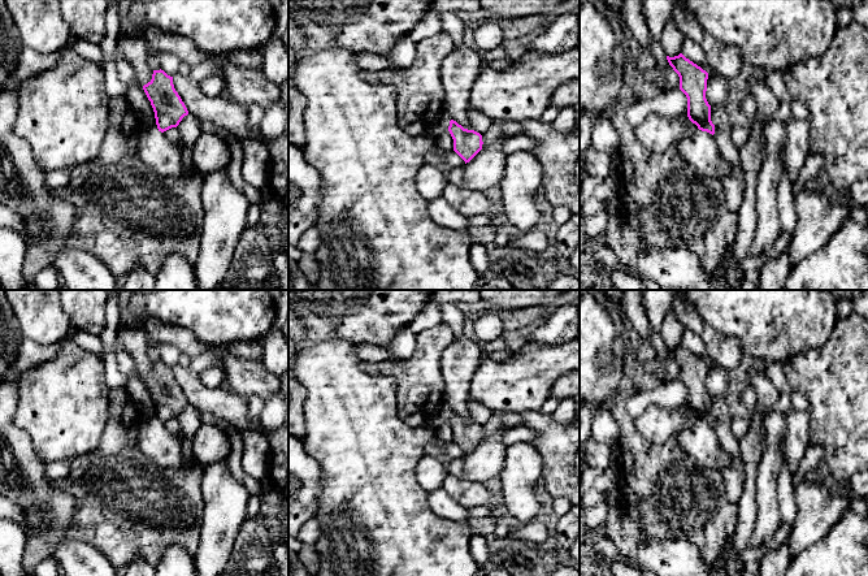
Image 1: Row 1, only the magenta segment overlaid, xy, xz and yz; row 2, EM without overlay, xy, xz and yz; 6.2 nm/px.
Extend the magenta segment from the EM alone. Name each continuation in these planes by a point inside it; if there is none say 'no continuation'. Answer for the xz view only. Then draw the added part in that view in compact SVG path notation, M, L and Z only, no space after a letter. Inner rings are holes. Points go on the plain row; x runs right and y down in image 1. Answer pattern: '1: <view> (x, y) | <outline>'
no continuation

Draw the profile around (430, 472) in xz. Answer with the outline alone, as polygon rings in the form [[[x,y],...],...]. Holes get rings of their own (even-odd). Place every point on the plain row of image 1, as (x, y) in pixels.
[[[424,455],[416,467],[417,481],[428,493],[443,488],[447,475],[446,465],[430,455]]]

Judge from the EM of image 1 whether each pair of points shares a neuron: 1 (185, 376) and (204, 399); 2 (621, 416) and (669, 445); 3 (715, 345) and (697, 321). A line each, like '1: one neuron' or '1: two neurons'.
1: one neuron
2: one neuron
3: one neuron

